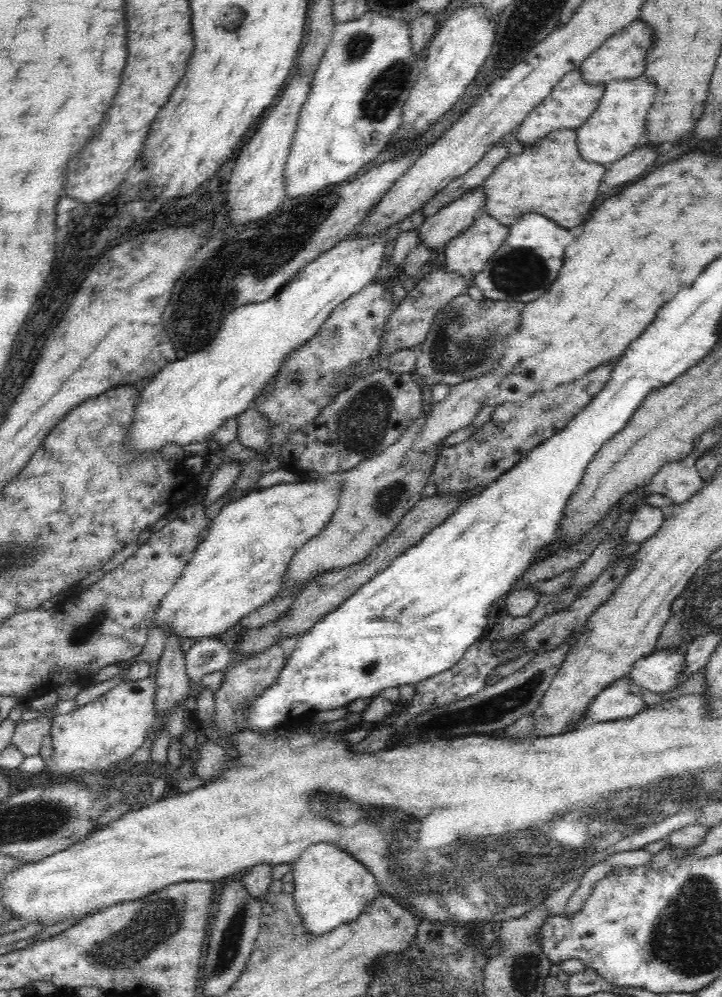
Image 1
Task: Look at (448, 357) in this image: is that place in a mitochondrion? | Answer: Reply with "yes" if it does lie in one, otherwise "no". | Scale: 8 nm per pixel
yes

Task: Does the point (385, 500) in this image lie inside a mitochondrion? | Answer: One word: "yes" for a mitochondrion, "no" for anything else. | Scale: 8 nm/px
yes

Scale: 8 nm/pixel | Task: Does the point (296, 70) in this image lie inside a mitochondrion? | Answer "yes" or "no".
no

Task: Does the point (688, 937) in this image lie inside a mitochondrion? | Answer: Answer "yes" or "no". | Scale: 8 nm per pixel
yes

